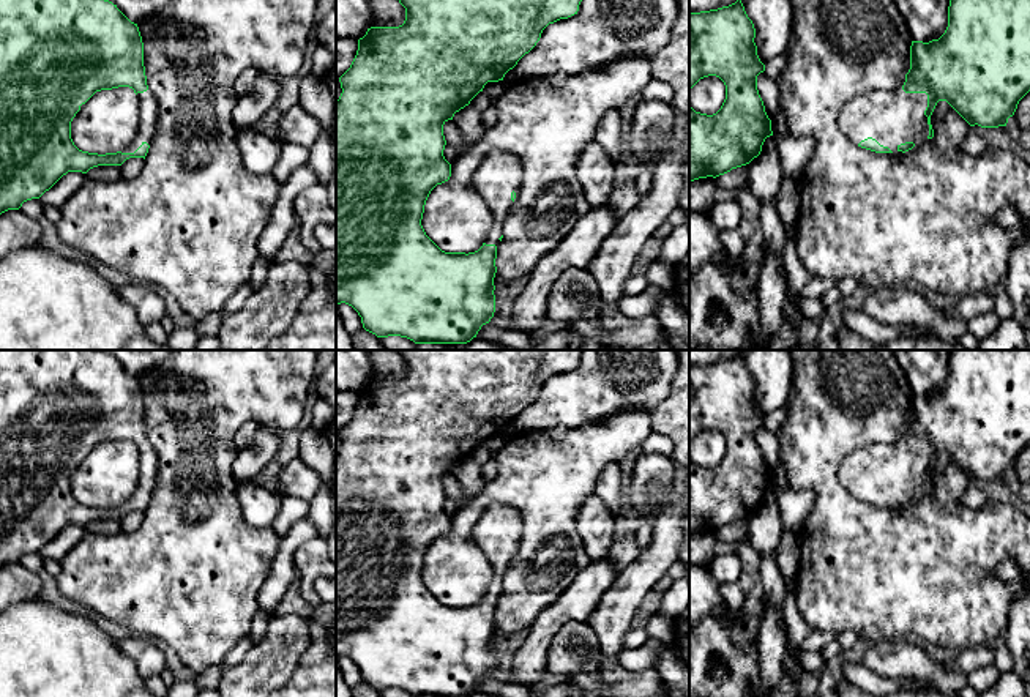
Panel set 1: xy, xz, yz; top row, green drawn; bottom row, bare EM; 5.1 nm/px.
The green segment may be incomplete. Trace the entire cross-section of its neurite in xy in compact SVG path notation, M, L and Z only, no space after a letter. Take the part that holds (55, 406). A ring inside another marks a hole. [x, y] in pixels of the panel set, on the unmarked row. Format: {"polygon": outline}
{"polygon": "M0 350L0 568L19 563L24 555L39 552L68 525L87 527L98 519L121 519L129 511L144 511L153 498L159 475L159 459L148 443L144 419L144 396L137 377L131 375L118 361L101 350ZM129 440L137 448L137 484L129 498L117 506L88 506L79 503L71 492L71 475L96 445Z"}

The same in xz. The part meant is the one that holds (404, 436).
{"polygon": "M393 350L405 361L405 374L399 380L371 380L358 393L358 404L350 421L339 430L342 446L336 454L336 658L352 659L361 670L363 681L377 691L401 689L415 697L467 697L476 691L483 678L495 665L497 598L503 591L503 576L522 536L522 517L516 508L491 506L484 511L475 533L475 542L489 563L489 583L483 599L475 606L445 606L424 585L421 579L426 554L431 544L451 530L451 517L445 512L446 498L443 478L454 467L470 457L487 435L503 434L505 427L528 407L541 391L543 383L560 372L568 372L579 364L582 350Z"}

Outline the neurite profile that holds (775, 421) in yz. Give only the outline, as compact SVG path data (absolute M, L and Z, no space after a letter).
M782 405L781 408L771 412L765 418L765 426L767 426L768 430L771 430L774 435L778 435L778 432L786 424L786 419L787 419L787 410L786 410L786 405Z

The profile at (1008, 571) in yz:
M1005 560L995 571L997 577L1005 582L1017 583L1021 580L1021 569L1014 560Z

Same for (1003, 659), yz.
M1005 640L994 645L994 656L995 656L994 665L1000 673L1013 672L1013 654Z

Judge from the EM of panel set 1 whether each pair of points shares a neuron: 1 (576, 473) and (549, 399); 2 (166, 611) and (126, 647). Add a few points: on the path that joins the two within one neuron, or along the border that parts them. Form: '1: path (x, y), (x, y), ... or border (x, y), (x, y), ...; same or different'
1: border (595, 421), (579, 426), (529, 429), (522, 434); different
2: border (136, 634), (152, 641); different

